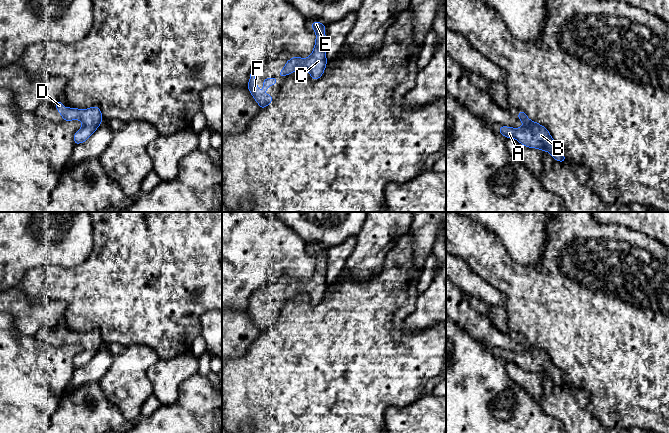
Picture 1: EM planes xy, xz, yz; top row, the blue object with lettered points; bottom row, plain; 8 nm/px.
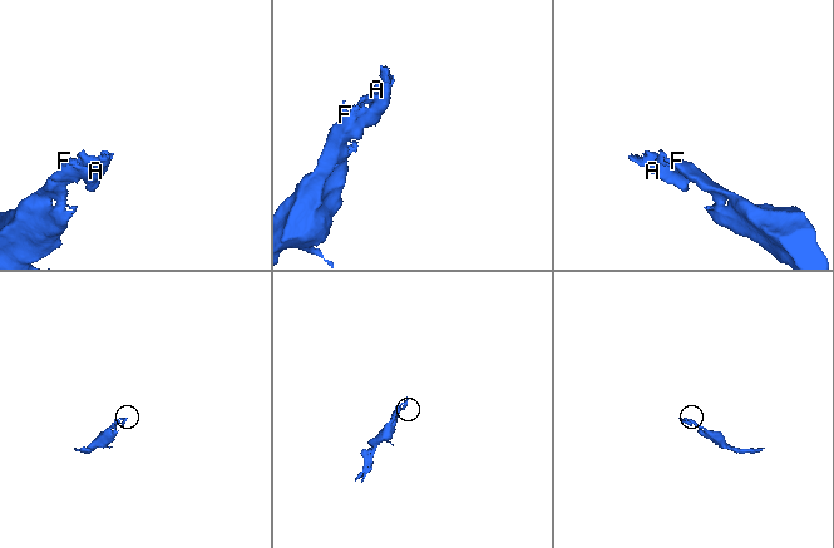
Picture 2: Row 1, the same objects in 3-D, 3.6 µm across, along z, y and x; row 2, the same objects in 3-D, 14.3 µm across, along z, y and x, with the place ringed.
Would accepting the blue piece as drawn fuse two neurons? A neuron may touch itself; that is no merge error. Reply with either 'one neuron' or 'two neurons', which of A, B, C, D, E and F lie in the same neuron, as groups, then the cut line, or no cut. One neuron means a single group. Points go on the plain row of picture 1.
one neuron; groups A B C D E F; cut none

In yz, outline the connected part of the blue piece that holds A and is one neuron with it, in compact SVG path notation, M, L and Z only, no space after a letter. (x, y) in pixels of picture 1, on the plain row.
M523 334L516 340L523 346L522 352L499 351L499 358L506 362L514 362L525 371L549 376L555 385L566 386L562 372L553 364L546 351L531 345Z

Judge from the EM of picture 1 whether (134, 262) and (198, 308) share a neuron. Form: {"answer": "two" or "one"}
{"answer": "one"}

